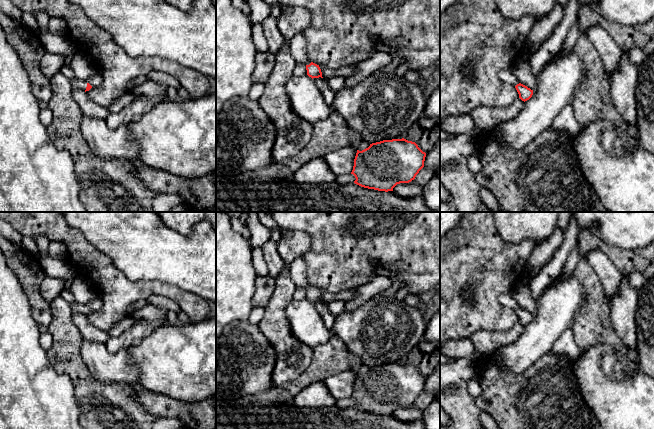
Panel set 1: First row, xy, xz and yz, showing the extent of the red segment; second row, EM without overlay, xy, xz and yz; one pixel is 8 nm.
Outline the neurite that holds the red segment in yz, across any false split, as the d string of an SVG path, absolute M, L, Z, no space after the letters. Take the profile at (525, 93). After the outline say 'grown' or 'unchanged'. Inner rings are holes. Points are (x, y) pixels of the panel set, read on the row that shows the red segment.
M521 83L517 84L515 88L519 94L519 98L524 102L529 100L533 95L533 90Z; unchanged

